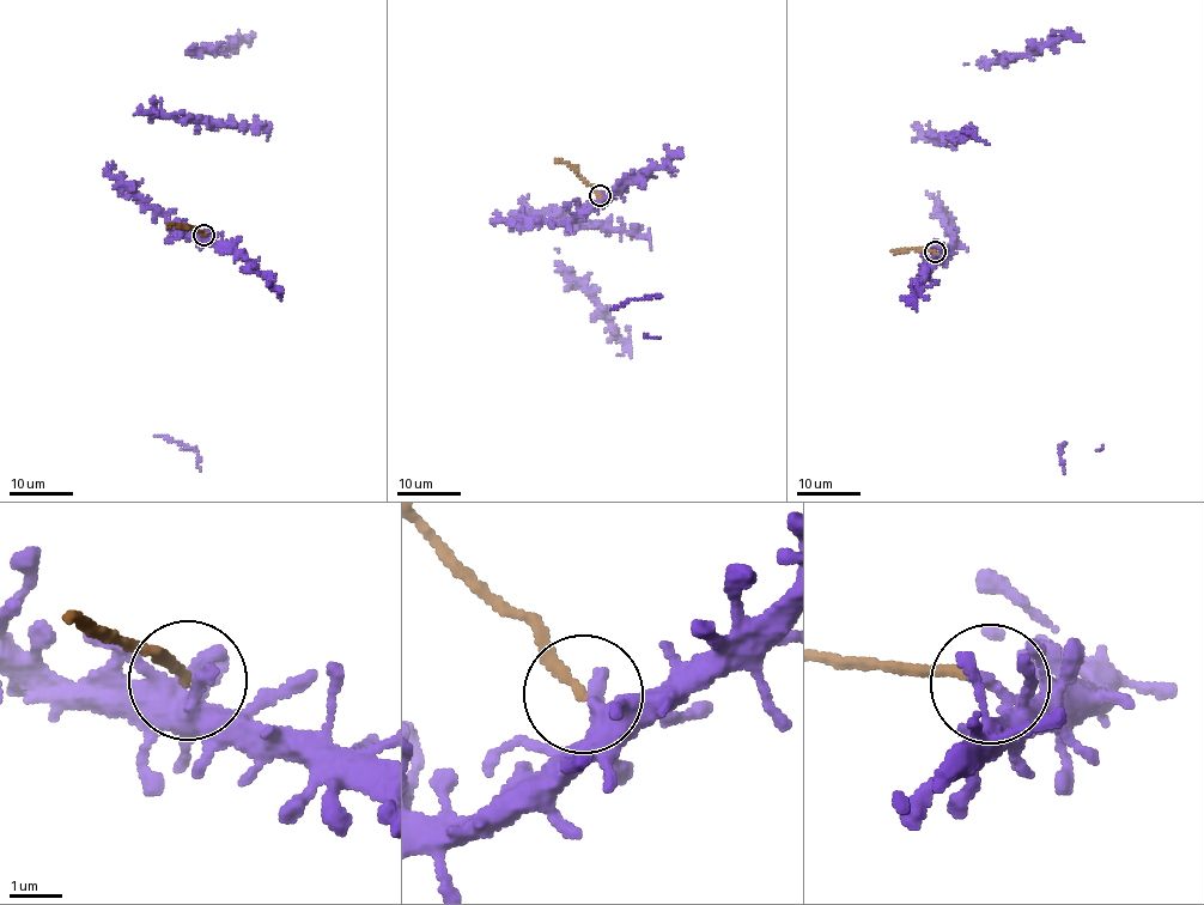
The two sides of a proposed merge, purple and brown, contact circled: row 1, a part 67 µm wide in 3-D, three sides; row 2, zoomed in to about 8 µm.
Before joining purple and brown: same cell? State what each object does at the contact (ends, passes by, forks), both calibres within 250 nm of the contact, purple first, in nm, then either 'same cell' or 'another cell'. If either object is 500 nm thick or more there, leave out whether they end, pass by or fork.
purple ends | brown ends | 360/200 nm | another cell

